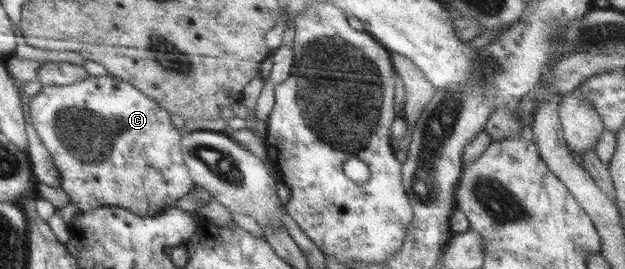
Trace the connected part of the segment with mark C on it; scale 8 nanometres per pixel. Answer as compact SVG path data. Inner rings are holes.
M90 74L81 81L70 83L69 85L44 85L36 93L36 96L28 99L27 114L32 118L31 121L34 128L38 131L39 137L51 154L54 164L61 174L61 189L68 194L71 202L77 204L83 212L90 212L101 206L112 205L123 206L134 214L141 214L142 217L156 217L162 214L166 207L174 207L176 201L190 193L196 185L182 154L181 140L183 130L178 130L178 127L173 123L171 114L165 108L162 108L162 106L149 96L146 96L141 90L117 76L108 74L96 76Z

